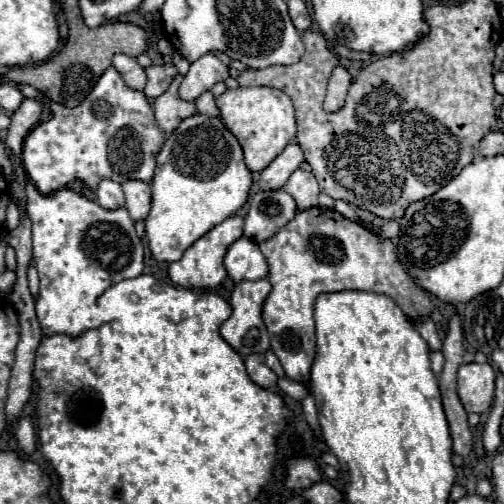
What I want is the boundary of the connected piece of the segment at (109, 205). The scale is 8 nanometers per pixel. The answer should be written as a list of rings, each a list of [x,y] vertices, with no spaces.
[[[103,178],[97,186],[97,202],[107,208],[107,210],[113,210],[113,208],[119,208],[119,206],[125,206],[125,198],[123,198],[123,190],[117,182],[113,180],[107,180]]]

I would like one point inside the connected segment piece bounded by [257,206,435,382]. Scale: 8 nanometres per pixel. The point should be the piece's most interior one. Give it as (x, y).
(319, 251)

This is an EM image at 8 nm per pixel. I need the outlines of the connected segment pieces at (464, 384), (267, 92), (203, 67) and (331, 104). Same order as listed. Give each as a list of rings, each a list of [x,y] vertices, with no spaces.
[[[461,364],[457,372],[457,390],[467,412],[489,412],[495,390],[495,372],[491,364]]]
[[[237,88],[227,90],[221,96],[217,96],[217,108],[221,112],[221,120],[227,126],[227,130],[239,140],[245,164],[251,172],[261,172],[271,164],[271,160],[283,152],[287,144],[295,142],[295,110],[291,98],[275,88]]]
[[[203,54],[199,60],[195,60],[189,66],[189,72],[185,74],[181,86],[179,86],[179,96],[183,100],[197,100],[203,92],[207,92],[213,84],[223,82],[229,78],[229,66],[223,64],[215,54]]]
[[[337,66],[337,68],[331,72],[323,108],[325,108],[327,112],[337,112],[337,110],[345,104],[349,86],[351,86],[351,74],[349,74],[343,66]]]

